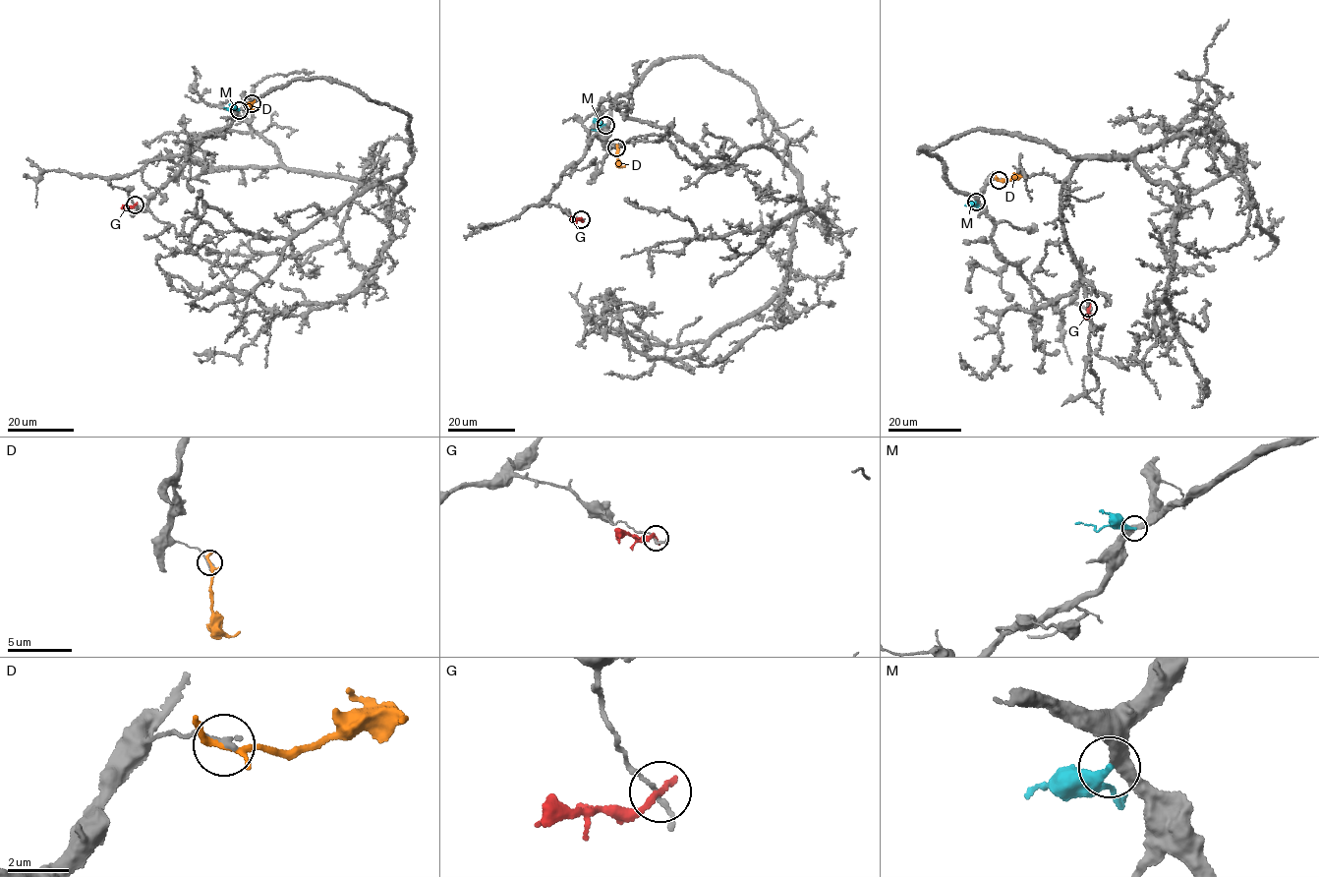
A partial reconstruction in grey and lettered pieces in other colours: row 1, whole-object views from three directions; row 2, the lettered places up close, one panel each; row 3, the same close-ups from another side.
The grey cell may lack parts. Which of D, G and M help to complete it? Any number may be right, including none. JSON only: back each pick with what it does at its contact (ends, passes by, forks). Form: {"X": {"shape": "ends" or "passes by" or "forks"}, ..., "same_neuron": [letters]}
{"same_neuron": []}

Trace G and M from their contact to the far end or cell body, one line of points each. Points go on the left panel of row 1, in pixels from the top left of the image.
G: (135, 204), (122, 206)
M: (239, 109), (223, 108)

